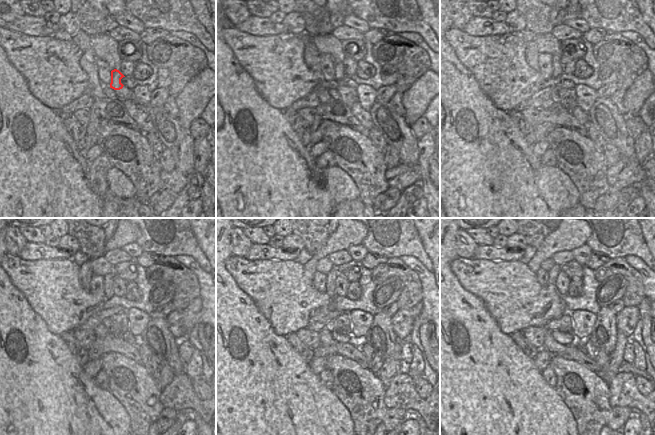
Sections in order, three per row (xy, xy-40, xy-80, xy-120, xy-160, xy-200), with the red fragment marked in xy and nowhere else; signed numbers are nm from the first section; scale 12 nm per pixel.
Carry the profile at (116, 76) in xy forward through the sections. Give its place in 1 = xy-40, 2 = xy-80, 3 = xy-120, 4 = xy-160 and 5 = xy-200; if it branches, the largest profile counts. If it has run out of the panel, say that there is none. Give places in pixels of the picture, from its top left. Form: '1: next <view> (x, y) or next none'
1: next xy-40 (339, 69)
2: next xy-80 (557, 68)
3: next xy-120 (108, 279)
4: next xy-160 (332, 275)
5: next xy-200 (553, 273)

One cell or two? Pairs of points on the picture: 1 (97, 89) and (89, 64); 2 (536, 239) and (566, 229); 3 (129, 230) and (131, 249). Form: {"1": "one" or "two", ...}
{"1": "one", "2": "two", "3": "two"}

